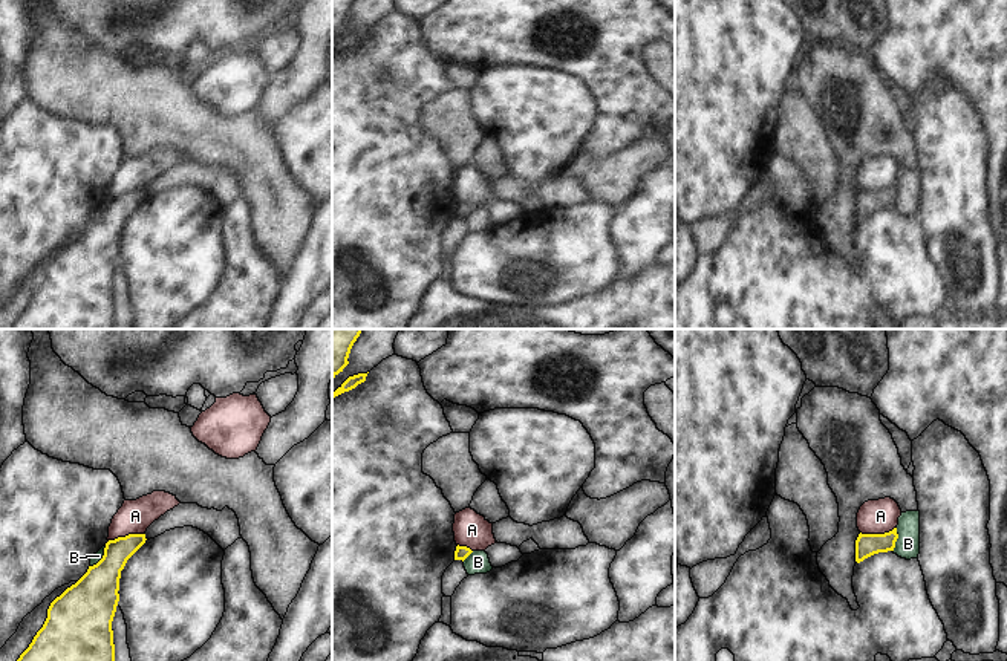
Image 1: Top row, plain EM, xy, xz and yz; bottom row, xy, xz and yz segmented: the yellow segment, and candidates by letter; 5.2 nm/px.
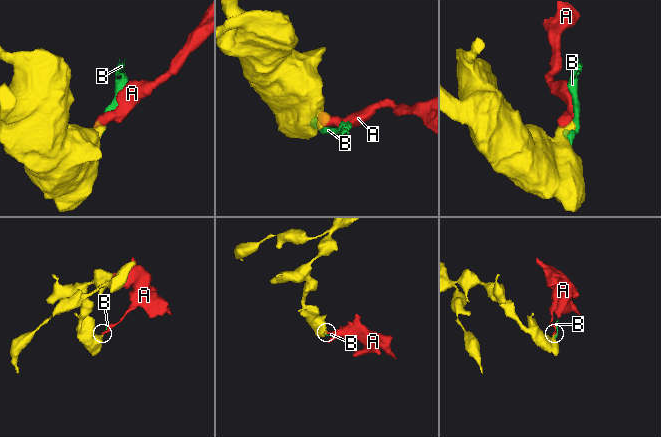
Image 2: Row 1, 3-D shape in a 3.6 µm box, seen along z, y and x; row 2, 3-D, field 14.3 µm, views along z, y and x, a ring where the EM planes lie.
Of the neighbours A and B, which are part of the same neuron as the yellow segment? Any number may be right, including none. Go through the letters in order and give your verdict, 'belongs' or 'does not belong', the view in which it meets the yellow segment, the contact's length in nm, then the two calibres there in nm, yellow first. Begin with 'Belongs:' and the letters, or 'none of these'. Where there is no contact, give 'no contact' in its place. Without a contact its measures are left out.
Belongs: none of these
A: does not belong; contact in xy; length 200 nm; calibres 160 and 180 nm
B: does not belong; contact in xy; length 140 nm; calibres 280 and 50 nm

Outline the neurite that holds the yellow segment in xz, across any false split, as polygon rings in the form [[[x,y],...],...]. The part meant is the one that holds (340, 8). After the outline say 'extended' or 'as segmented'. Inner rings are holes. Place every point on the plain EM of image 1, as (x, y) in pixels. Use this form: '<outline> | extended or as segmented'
[[[332,0],[332,37],[349,21],[354,0]]] | as segmented

